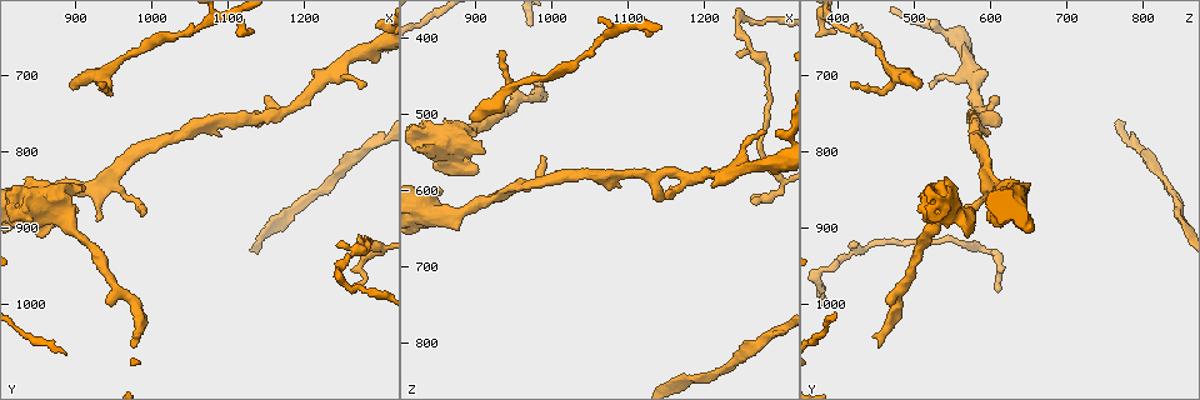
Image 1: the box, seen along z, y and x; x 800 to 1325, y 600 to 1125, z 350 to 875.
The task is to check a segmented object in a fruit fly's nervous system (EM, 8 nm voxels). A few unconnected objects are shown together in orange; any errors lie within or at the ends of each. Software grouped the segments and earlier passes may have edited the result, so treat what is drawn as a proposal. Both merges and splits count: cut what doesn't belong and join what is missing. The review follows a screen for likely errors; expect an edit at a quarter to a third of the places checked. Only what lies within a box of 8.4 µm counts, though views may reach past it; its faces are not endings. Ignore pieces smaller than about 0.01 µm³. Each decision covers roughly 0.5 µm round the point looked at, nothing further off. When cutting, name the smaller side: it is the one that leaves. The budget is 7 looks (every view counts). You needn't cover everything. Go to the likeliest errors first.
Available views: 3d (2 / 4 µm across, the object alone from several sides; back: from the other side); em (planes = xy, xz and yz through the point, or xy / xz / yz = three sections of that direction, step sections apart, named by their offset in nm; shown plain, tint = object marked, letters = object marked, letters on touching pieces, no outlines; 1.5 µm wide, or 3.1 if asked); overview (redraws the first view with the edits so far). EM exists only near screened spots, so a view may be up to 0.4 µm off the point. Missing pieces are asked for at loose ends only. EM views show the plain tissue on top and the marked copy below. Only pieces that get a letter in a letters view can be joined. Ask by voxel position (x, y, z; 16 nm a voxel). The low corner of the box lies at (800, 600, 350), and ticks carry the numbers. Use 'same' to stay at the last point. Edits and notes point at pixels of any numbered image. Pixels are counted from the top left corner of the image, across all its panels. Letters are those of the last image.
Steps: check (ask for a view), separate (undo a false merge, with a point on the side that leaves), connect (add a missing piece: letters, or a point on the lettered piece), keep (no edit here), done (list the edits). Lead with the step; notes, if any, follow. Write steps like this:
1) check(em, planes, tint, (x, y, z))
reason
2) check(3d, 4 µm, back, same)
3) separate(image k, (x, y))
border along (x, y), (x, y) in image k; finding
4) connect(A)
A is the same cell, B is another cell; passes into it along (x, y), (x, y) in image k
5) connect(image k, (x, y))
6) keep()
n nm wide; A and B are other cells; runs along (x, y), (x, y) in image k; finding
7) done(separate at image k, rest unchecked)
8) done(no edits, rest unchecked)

check(em, xz, step 8, letters, (975, 1055, 450))

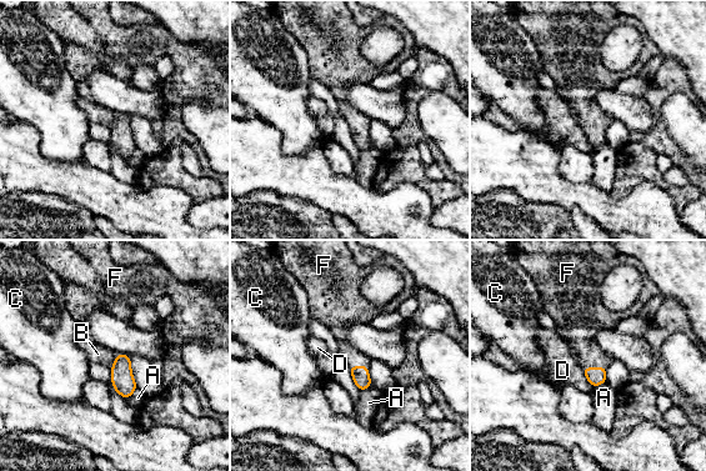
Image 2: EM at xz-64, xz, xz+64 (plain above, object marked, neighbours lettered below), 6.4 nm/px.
check(em, planes, letters, same)

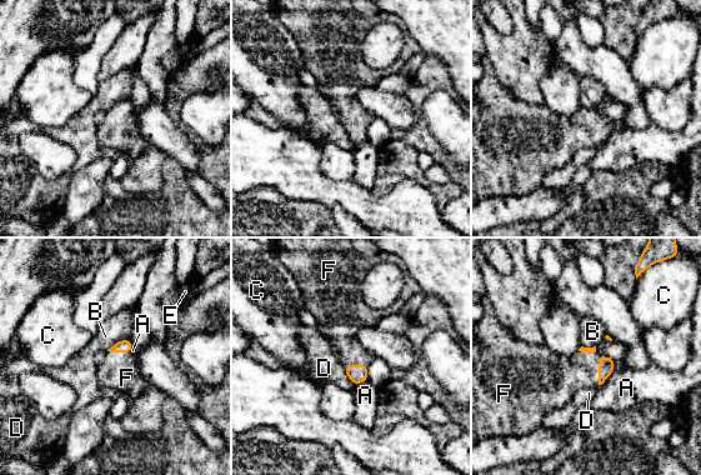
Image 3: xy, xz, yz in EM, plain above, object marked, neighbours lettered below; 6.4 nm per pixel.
connect(F)
100 nm wide; F is the same cell, A, B, C, D and E are other cells; the neuron continues

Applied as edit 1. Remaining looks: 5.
check(3d, 2 µm, (890, 710, 505))
an open end

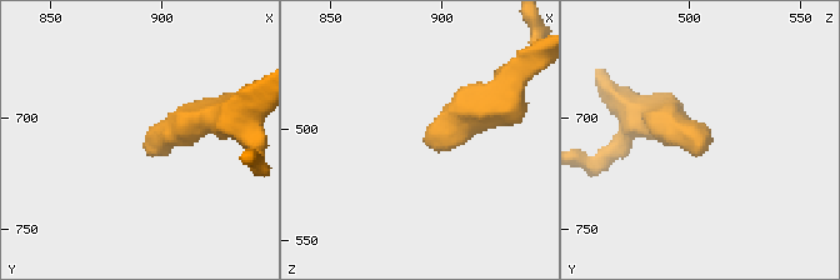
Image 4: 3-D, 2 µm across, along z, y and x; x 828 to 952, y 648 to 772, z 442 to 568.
check(em, xy, step 8, letters, (891, 713, 504))

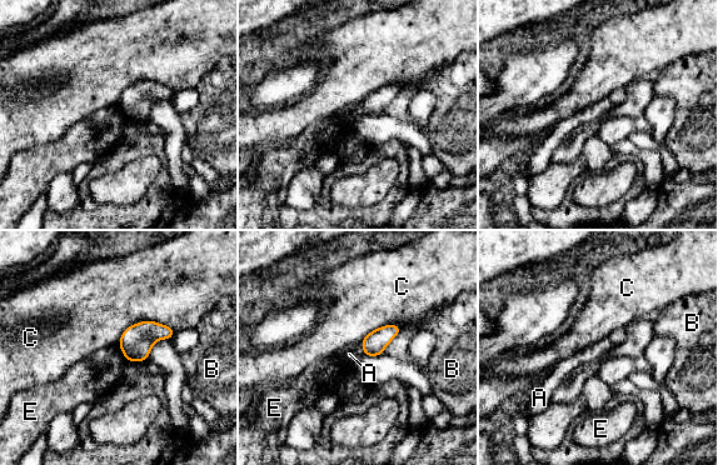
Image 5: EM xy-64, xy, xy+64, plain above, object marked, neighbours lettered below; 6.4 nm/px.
keep()
A, B, C and E are other cells; border along (118, 345), (128, 360) in image 5; no lettered piece goes on from it

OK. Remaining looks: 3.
check(em, xy, step 4, letters, (1265, 980, 610))
long arm stops here

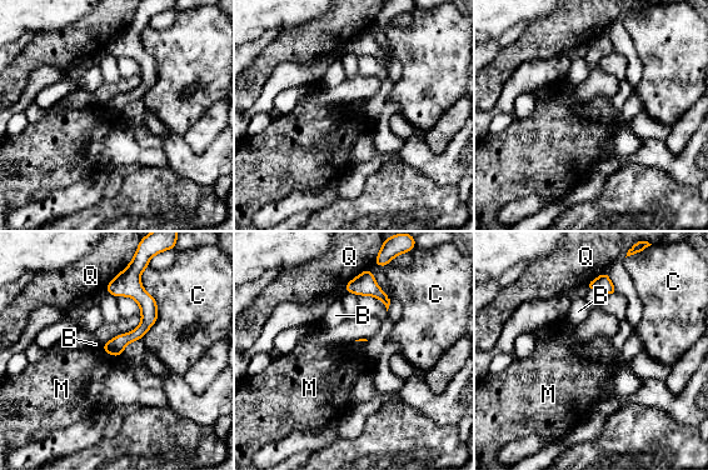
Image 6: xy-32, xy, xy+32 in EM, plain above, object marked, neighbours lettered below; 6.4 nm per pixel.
check(em, planes, letters, same)

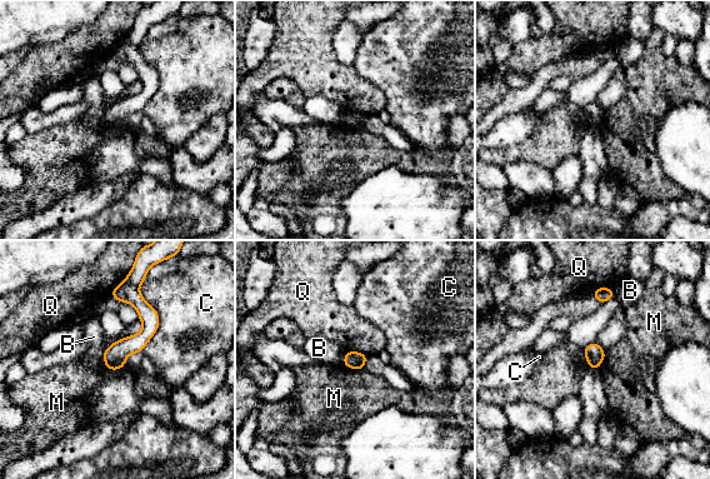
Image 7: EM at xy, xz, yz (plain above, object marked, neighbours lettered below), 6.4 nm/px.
keep()
110 nm wide; B, C, M and Q are other cells; border along (614, 290), (595, 288), (591, 292) in image 7; no lettered piece goes on from it

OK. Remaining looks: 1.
done(connect at image 3, rest unchecked)

